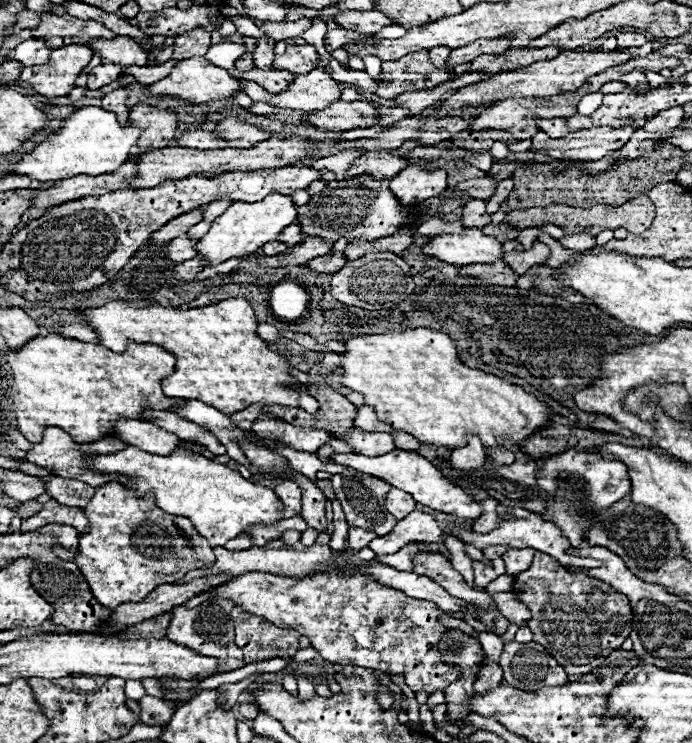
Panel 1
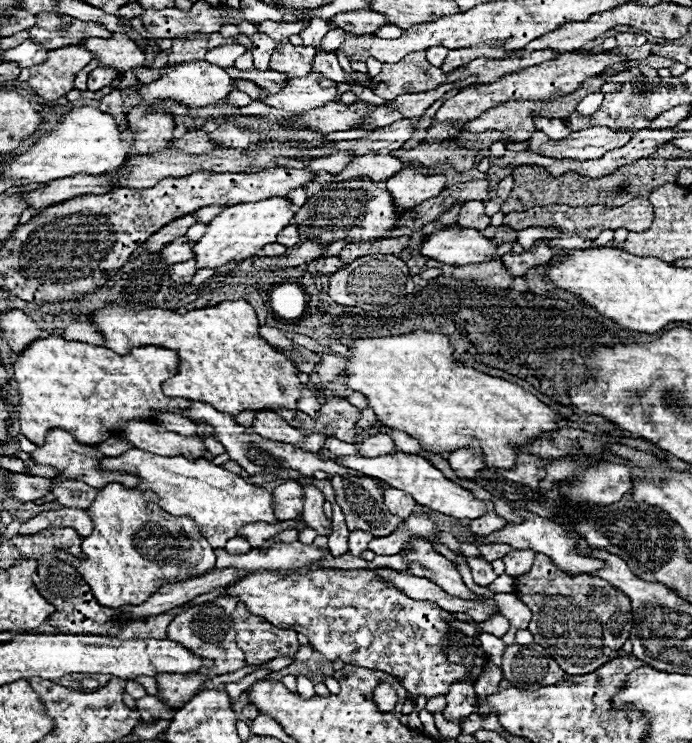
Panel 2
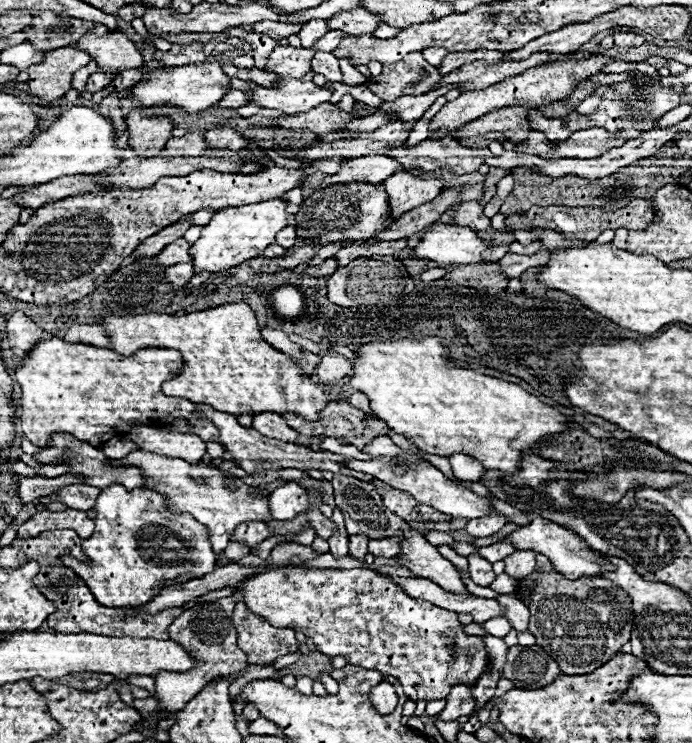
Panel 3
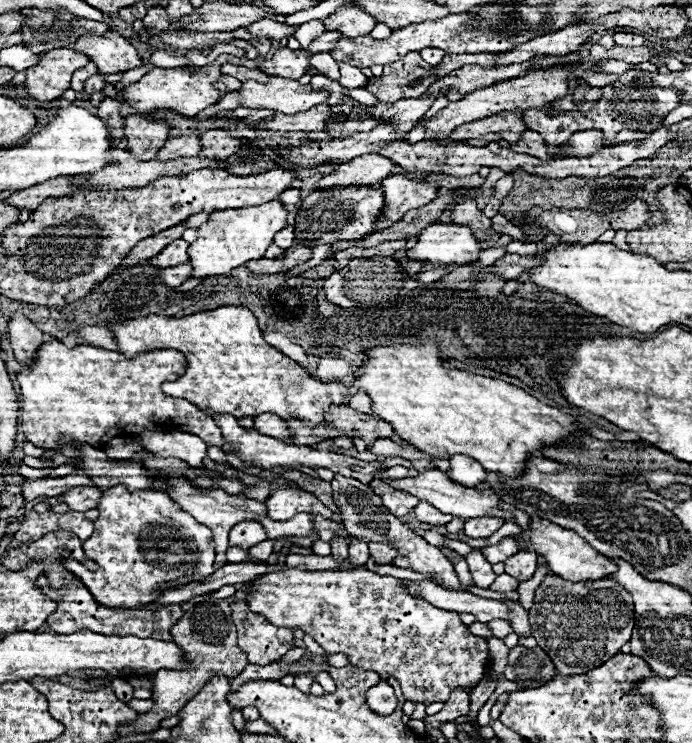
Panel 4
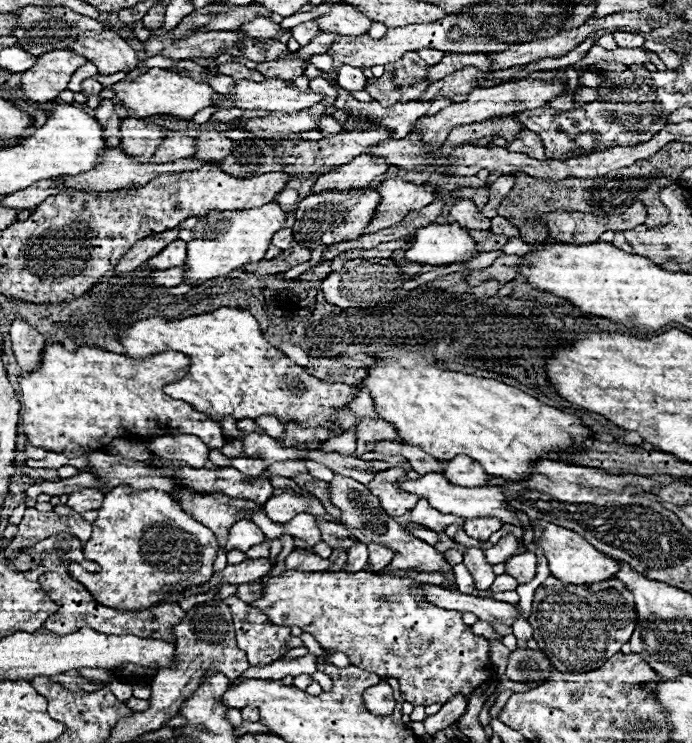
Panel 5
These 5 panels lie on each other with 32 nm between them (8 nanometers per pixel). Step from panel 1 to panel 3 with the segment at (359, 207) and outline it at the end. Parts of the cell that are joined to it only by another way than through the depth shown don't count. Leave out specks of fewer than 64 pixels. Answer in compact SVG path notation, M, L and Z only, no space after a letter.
M334 184L310 194L296 212L296 236L310 238L318 244L342 242L342 240L368 240L386 230L390 222L388 198L384 186L378 184Z

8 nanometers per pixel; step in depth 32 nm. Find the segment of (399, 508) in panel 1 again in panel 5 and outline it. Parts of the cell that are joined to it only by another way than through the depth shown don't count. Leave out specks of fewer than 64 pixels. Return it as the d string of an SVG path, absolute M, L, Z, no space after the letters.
M398 467L388 469L376 473L375 478L368 484L368 490L380 500L382 508L390 514L390 516L402 516L408 510L412 510L418 502L416 496L396 488L397 479L403 477L407 473Z

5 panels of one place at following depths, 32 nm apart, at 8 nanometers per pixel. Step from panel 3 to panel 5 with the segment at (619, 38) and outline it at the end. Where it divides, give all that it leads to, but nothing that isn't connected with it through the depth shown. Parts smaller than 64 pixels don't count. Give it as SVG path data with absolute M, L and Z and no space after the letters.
M614 32L614 38L620 48L640 48L646 42L640 34L632 34L632 32Z

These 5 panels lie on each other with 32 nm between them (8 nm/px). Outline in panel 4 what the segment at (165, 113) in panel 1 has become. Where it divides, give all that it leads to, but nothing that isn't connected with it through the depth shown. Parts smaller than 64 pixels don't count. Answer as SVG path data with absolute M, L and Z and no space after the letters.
M128 116L124 120L126 150L132 152L136 160L152 160L166 142L168 130L166 122L150 120L146 116Z

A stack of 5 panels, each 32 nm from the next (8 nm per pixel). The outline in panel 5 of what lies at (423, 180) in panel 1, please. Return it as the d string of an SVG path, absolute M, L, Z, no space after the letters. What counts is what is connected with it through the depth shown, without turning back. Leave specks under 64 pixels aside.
M384 180L378 186L378 192L380 192L380 208L376 208L372 222L366 228L366 234L394 226L408 212L420 210L430 202L434 202L432 190L404 180Z

